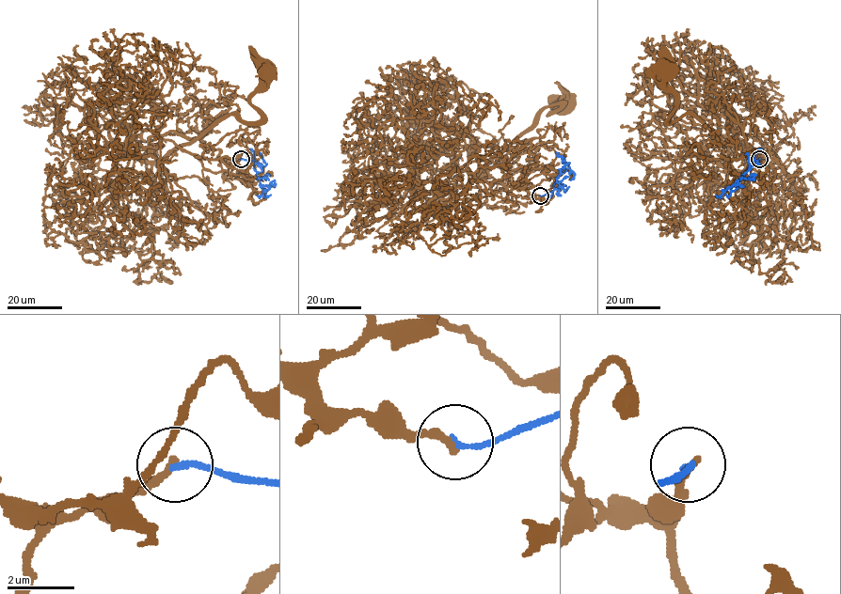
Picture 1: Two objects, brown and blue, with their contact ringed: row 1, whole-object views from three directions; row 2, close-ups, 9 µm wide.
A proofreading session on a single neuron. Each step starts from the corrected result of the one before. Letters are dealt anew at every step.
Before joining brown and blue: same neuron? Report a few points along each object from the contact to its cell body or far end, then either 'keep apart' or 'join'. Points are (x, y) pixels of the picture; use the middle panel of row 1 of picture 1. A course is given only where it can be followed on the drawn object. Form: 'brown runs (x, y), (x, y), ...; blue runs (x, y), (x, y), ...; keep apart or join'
brown runs (539, 195), (518, 180), (505, 186), (449, 168), (436, 191), (455, 196), (545, 108), (564, 101); blue runs (539, 195), (552, 191), (559, 174), (568, 167), (556, 152); keep apart

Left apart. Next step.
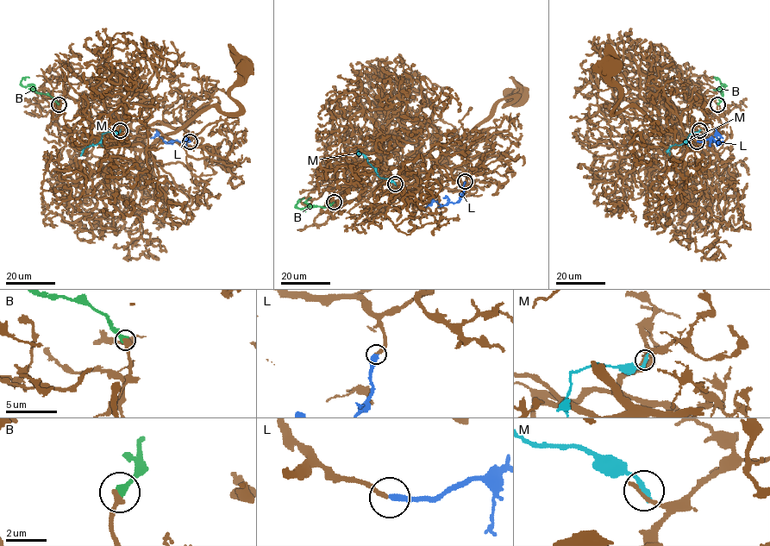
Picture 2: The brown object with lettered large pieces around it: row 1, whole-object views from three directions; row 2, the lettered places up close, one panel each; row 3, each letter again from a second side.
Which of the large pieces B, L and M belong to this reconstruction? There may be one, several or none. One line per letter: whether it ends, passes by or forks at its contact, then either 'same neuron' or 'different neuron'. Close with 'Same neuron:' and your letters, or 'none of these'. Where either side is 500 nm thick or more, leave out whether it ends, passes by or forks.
B: it ends | same neuron
L: it ends | same neuron
M: it ends | different neuron
Same neuron: B, L

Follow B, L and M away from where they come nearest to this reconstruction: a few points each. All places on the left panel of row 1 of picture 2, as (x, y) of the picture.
B: (59, 103), (50, 96), (39, 93), (34, 85), (23, 86), (21, 81), (29, 77)
L: (190, 141), (185, 138), (183, 141), (165, 143), (157, 134), (150, 138)
M: (120, 130), (102, 134), (97, 143), (88, 146), (80, 155)

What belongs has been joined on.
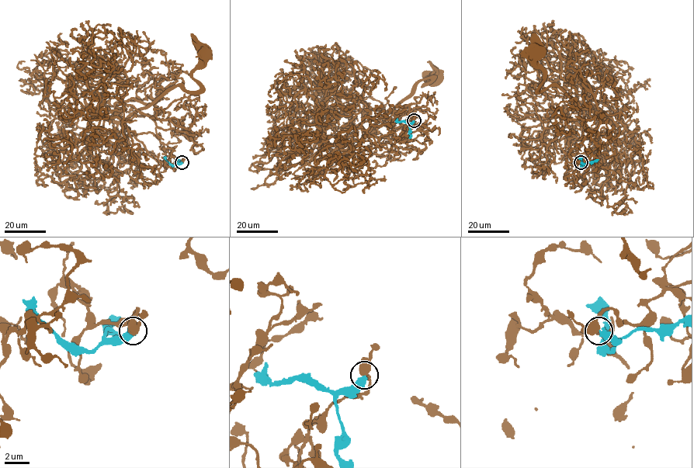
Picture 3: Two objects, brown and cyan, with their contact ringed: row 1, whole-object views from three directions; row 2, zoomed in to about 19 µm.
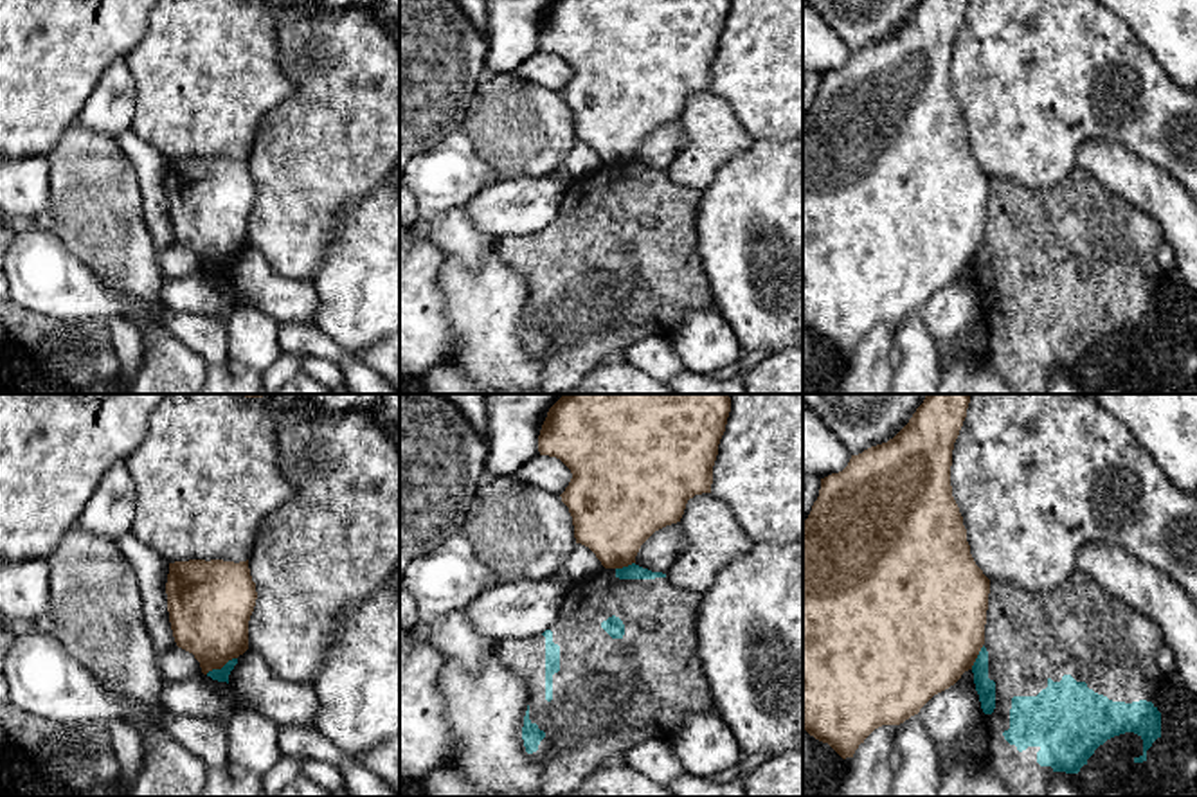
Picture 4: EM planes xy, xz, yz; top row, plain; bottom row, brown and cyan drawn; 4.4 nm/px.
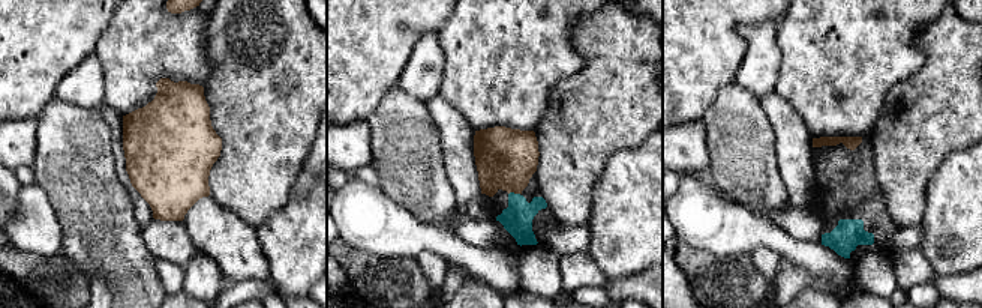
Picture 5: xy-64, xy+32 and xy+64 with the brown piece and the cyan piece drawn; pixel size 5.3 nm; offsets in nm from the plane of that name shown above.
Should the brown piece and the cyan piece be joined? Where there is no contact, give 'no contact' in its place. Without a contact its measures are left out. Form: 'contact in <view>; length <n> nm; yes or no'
contact in xy; length 160 nm; no

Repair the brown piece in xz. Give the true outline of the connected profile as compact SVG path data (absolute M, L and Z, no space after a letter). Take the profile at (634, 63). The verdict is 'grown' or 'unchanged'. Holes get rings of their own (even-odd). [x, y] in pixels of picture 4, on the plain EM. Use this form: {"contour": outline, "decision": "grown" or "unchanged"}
{"contour": "M554 0L538 32L540 52L560 56L572 70L565 88L560 92L569 104L576 140L589 144L605 166L623 166L635 160L641 142L659 126L680 119L686 101L695 92L711 90L713 63L718 41L725 29L731 0Z", "decision": "unchanged"}

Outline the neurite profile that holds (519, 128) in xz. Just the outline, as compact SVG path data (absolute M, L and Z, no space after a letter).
M515 74L481 79L461 131L500 180L551 176L576 142L562 94Z

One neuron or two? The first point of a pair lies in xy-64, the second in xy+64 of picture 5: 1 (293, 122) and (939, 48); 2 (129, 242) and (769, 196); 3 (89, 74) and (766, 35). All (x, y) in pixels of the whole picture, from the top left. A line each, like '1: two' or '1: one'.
1: one
2: one
3: one

